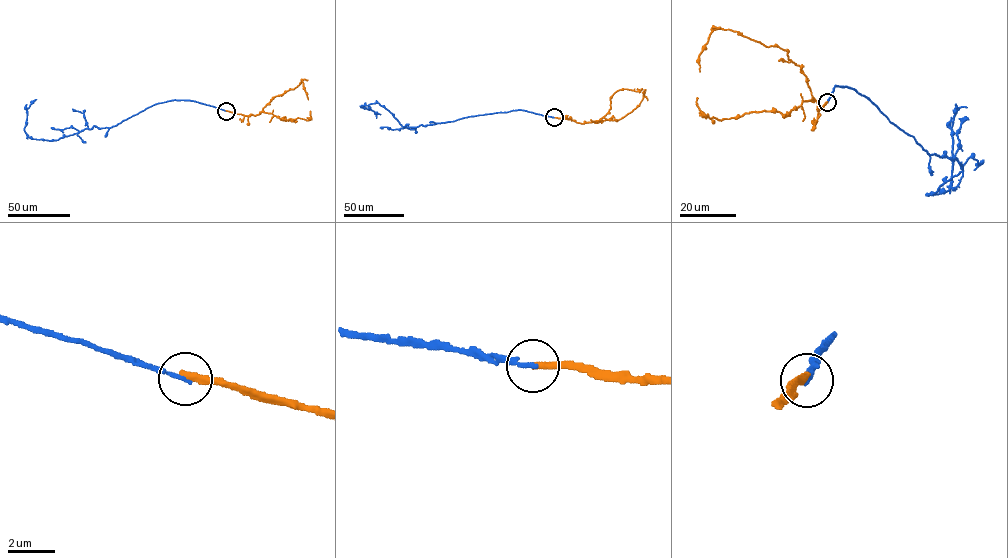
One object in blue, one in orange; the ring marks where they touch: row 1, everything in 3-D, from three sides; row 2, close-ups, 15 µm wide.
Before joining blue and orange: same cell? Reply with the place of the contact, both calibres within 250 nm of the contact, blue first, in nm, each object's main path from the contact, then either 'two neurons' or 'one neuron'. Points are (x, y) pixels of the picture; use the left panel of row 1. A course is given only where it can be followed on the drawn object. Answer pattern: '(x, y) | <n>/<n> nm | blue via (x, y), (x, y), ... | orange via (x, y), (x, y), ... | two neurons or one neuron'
(226, 111) | 180/280 nm | blue via (226, 111), (174, 100), (110, 128), (94, 126), (46, 140), (30, 138), (24, 130), (34, 101) | orange via (226, 110), (259, 114), (273, 97), (294, 89), (302, 80), (308, 99) | two neurons

